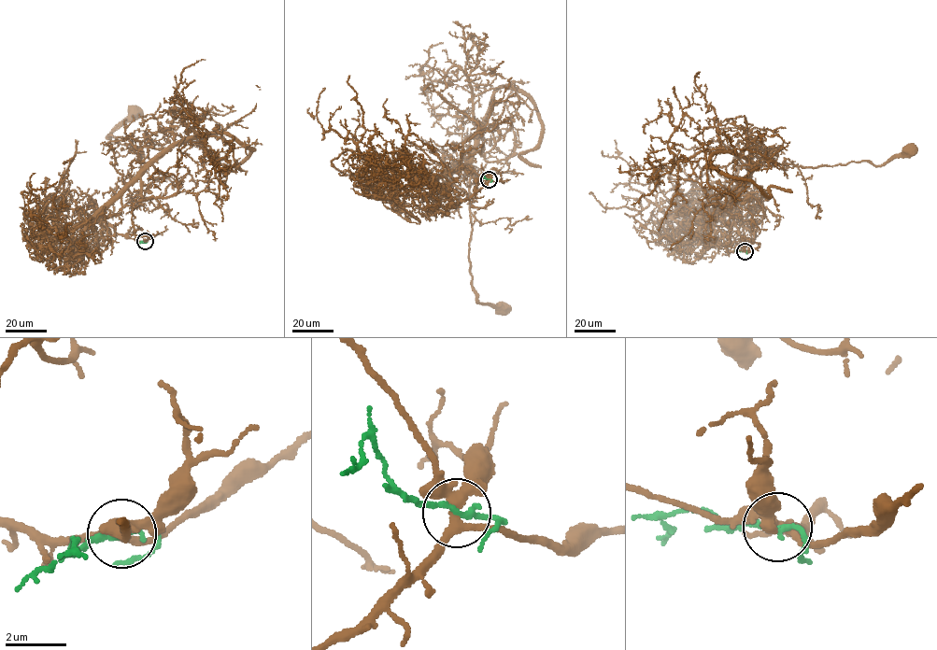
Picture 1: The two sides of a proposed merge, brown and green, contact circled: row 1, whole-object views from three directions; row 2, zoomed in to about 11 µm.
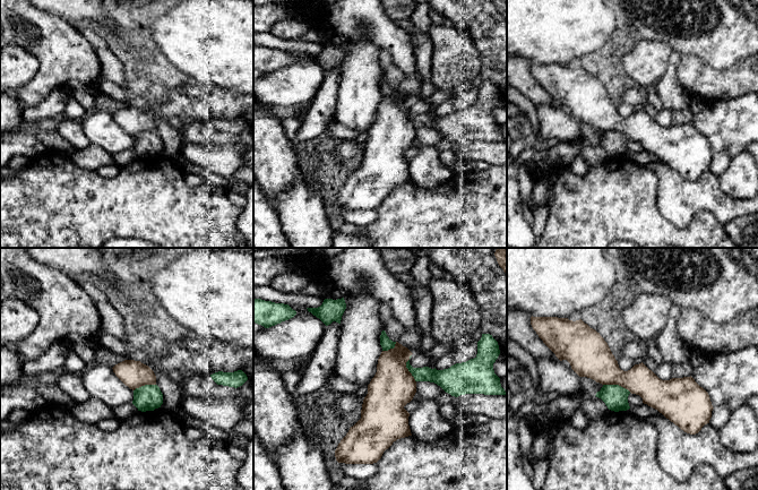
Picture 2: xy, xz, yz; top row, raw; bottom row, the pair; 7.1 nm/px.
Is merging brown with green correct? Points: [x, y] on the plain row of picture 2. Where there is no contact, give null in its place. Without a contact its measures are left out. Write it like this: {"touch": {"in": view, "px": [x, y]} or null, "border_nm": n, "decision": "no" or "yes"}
{"touch": {"in": "yz", "px": [617, 130]}, "border_nm": 200, "decision": "no"}

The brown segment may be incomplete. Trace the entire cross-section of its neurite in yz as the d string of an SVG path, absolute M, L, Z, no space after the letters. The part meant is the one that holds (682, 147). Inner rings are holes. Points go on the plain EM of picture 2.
M532 62L531 71L555 103L560 108L567 106L579 123L591 124L602 131L619 131L639 141L644 151L657 156L687 180L696 181L709 170L714 155L709 141L691 122L662 127L643 109L628 118L621 117L604 85L582 66L572 68L568 65Z

